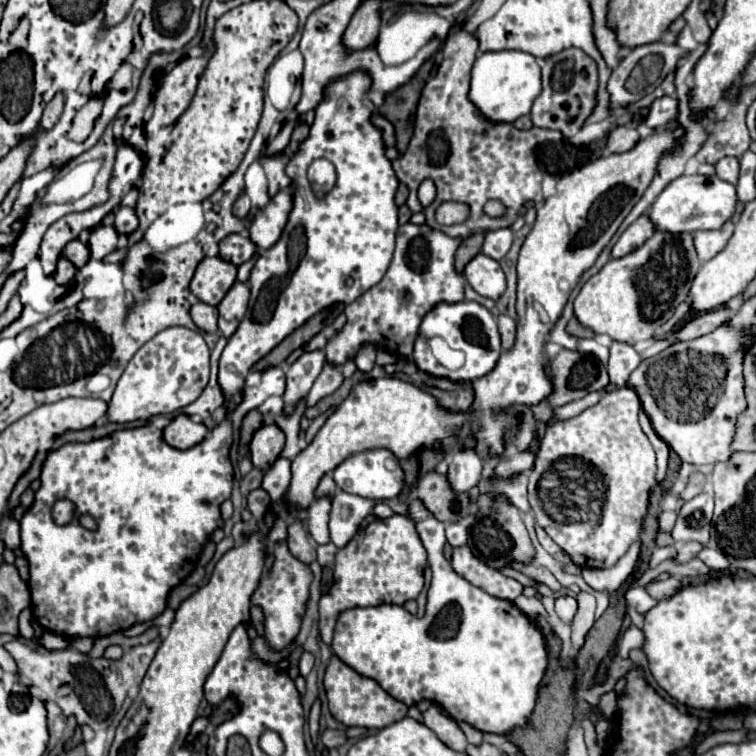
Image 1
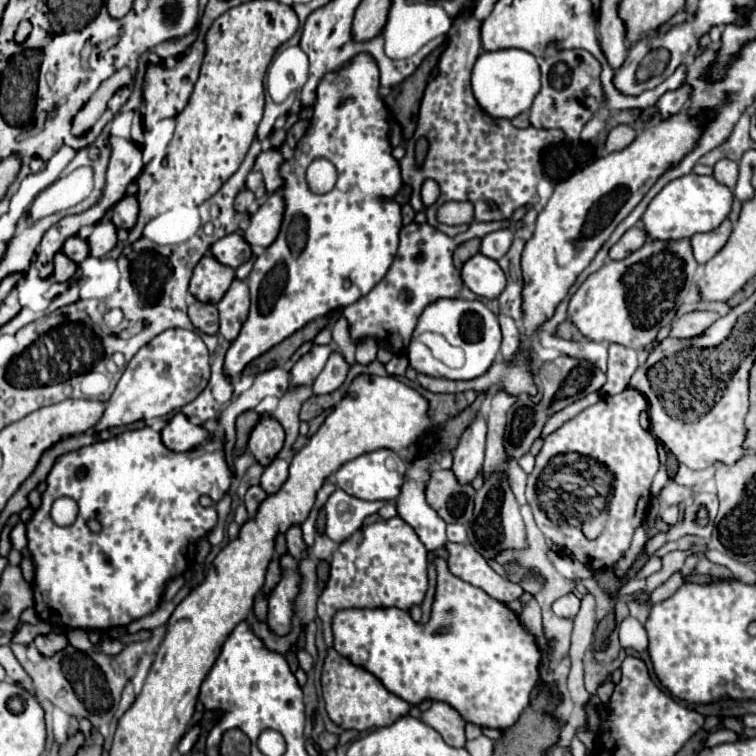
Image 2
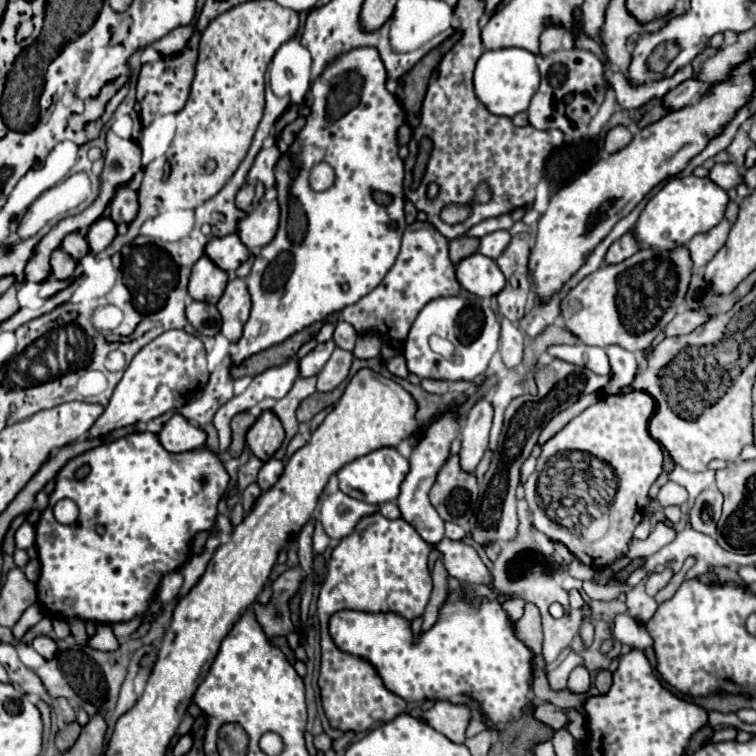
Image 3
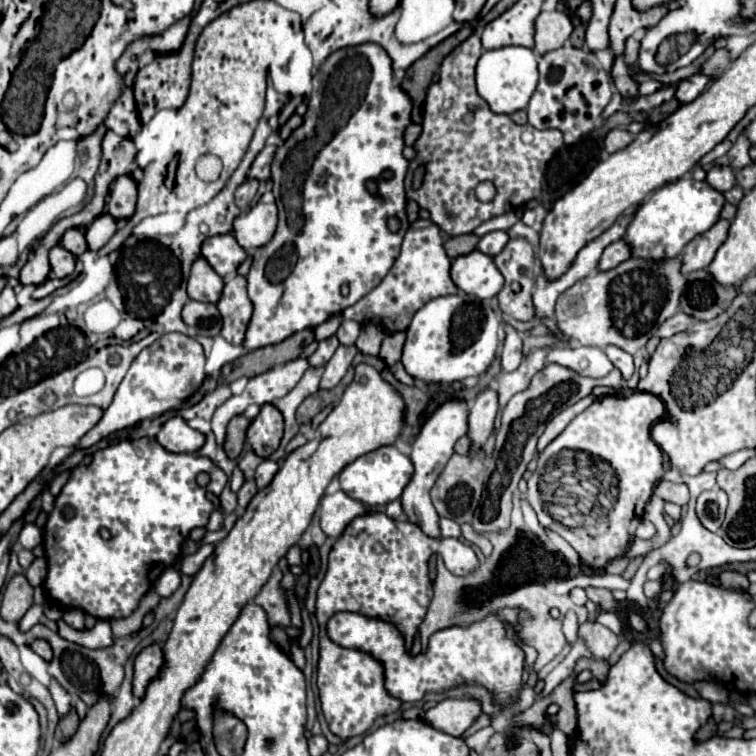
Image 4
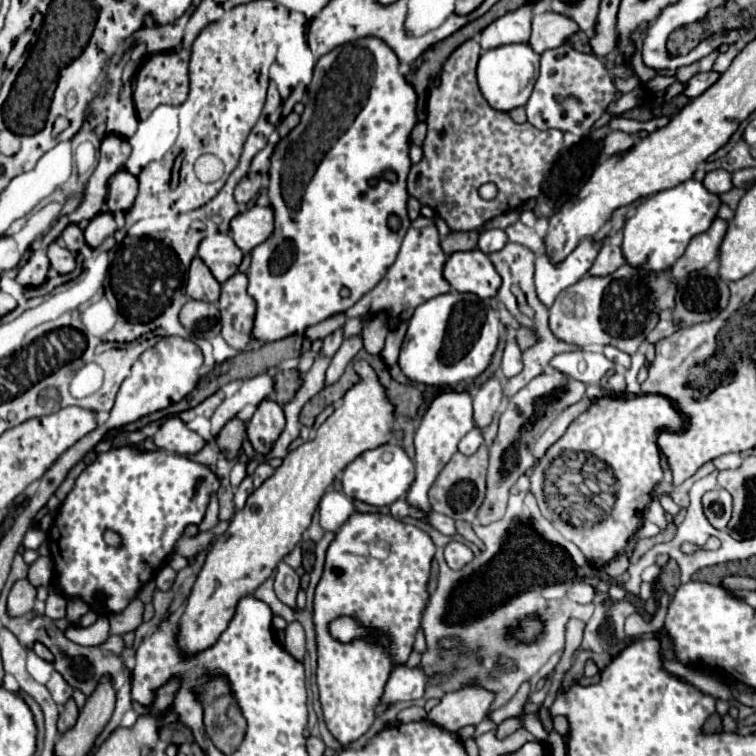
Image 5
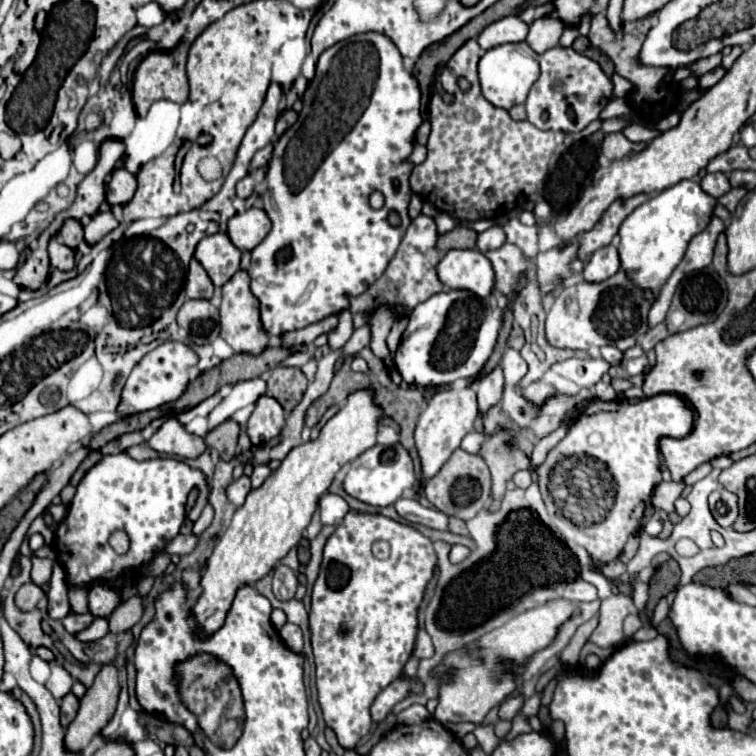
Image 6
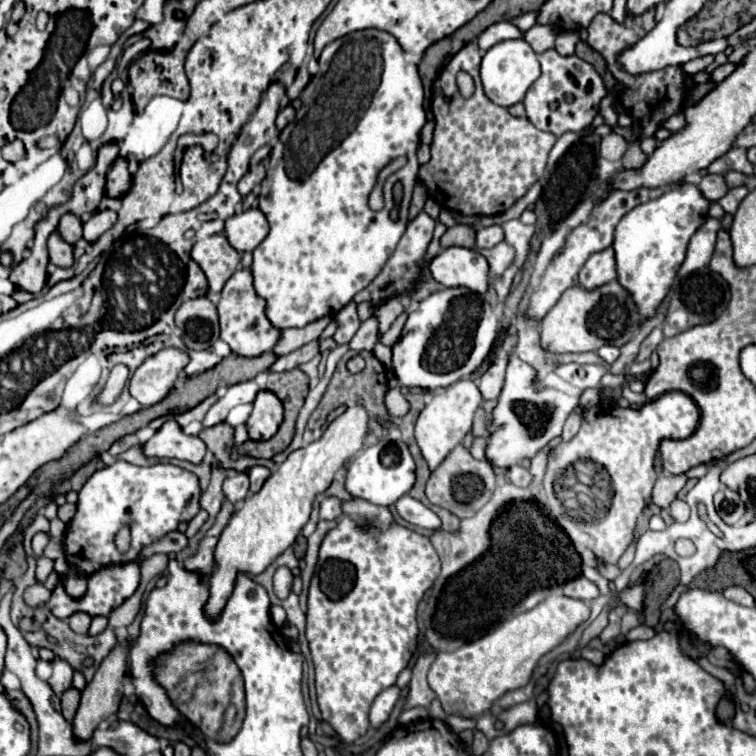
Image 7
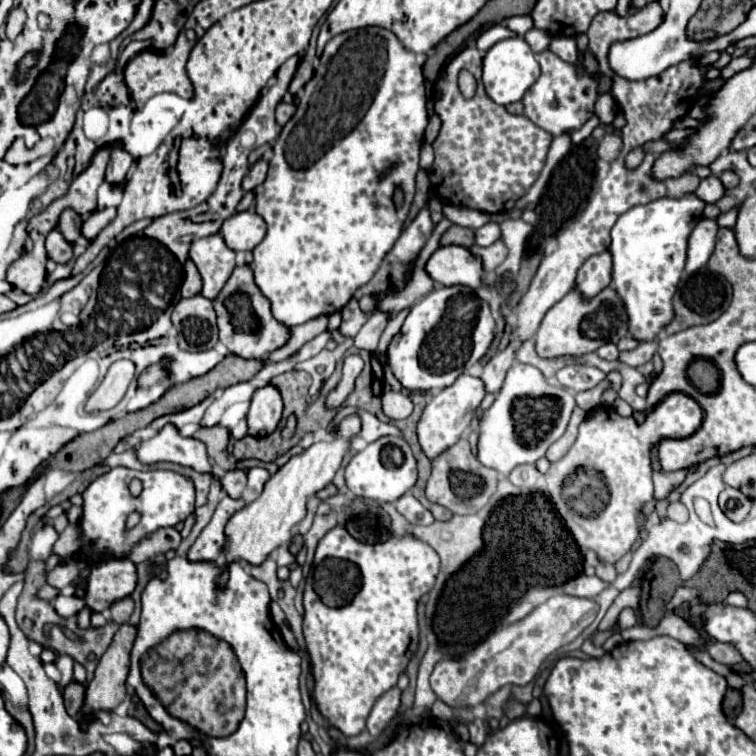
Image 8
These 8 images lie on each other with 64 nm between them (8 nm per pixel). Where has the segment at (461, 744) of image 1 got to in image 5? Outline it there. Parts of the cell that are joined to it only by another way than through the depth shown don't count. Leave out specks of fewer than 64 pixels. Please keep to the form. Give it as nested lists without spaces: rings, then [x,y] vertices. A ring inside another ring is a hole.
[[[478,686],[462,688],[458,692],[446,694],[428,712],[428,720],[432,724],[456,734],[464,726],[480,724],[490,710],[492,698],[494,696],[488,690],[482,690]]]

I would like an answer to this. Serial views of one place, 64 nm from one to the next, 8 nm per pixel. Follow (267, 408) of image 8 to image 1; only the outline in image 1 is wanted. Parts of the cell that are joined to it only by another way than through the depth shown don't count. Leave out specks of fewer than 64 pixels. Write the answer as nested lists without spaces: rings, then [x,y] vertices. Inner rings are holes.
[[[264,424],[250,443],[250,459],[254,468],[268,470],[284,448],[284,432],[276,424]]]

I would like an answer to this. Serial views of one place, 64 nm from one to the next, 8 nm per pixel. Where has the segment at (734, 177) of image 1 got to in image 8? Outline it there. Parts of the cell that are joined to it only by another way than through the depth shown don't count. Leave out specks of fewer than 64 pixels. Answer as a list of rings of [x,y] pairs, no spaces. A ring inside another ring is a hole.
[[[708,176],[708,178],[700,180],[700,186],[696,188],[696,196],[708,204],[718,202],[724,196],[724,192],[726,192],[726,188],[722,186],[720,178],[716,178],[716,176]]]

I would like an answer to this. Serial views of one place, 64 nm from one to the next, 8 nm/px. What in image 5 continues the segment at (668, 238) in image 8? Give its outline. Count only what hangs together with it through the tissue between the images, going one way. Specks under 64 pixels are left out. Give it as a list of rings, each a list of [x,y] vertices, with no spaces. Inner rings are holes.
[[[690,178],[684,184],[678,184],[668,190],[660,190],[648,196],[638,208],[632,218],[626,220],[622,234],[622,250],[628,264],[646,264],[646,270],[658,272],[670,268],[686,250],[688,242],[710,228],[716,212],[720,208],[720,196],[708,192],[702,182]]]

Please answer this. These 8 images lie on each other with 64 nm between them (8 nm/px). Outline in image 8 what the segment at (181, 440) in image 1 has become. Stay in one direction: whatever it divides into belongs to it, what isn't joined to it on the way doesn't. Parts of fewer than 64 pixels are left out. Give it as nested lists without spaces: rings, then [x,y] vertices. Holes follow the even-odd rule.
[[[166,424],[152,440],[146,440],[136,450],[142,464],[176,462],[192,466],[198,472],[212,472],[206,446],[196,438],[184,438],[174,424]]]

